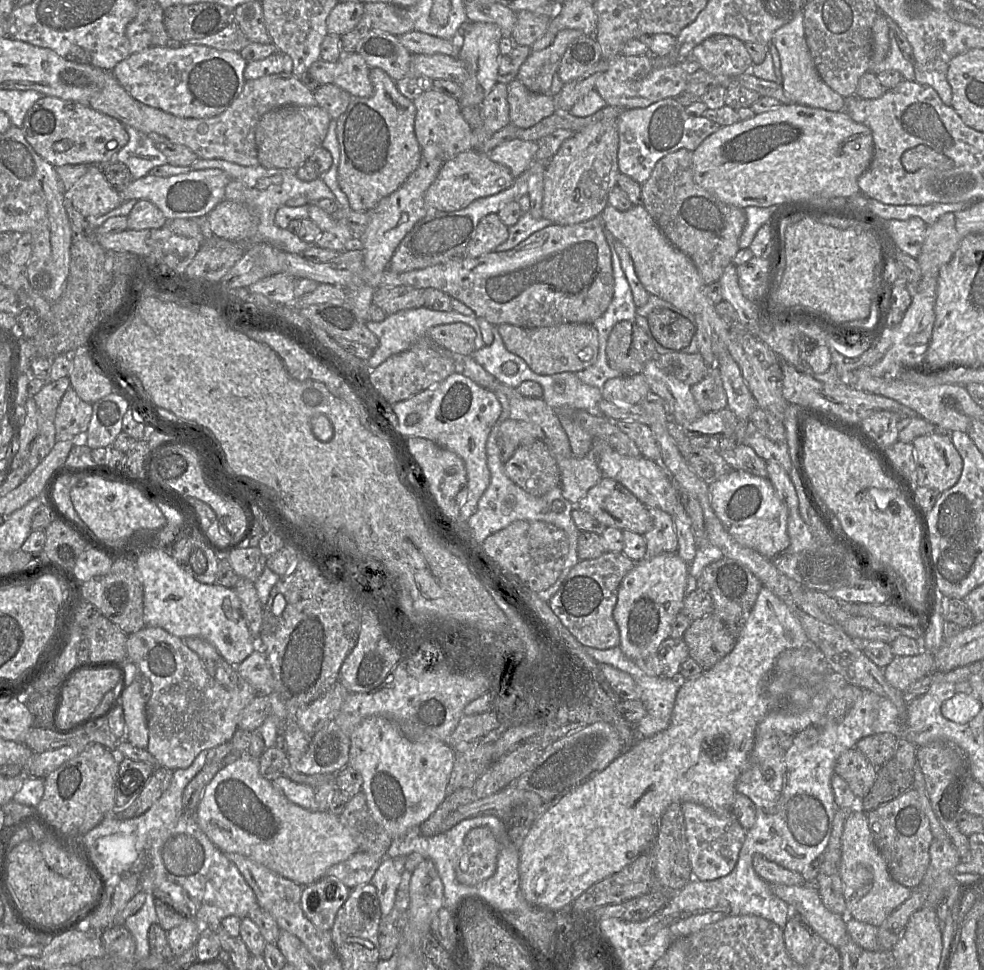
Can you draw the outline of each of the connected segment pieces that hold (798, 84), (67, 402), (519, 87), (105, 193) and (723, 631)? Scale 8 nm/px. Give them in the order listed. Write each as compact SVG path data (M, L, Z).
M800 11L787 24L777 29L772 37L773 44L779 54L782 88L792 104L800 104L812 108L839 112L844 109L844 97L832 90L820 77L806 43L803 11Z
M70 386L56 412L56 442L81 438L88 429L91 417L92 404L83 401Z
M518 79L507 84L510 124L527 129L556 111L555 98L550 93L533 93Z
M89 165L88 171L67 192L67 200L85 219L104 215L125 201L97 165Z
M713 612L691 622L685 631L685 641L689 656L703 670L708 670L729 654L736 639L730 634L724 623Z

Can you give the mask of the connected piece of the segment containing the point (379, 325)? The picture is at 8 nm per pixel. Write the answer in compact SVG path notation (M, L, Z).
M420 307L409 310L402 310L395 314L387 316L387 318L382 322L367 321L367 328L375 334L379 339L379 346L372 357L367 361L370 369L375 369L381 365L390 356L404 352L410 349L419 340L426 337L429 329L437 325L451 324L456 322L462 322L471 326L476 331L475 338L475 350L481 349L485 346L482 338L481 329L476 321L476 318L472 318L463 315L454 310L452 311L435 311L427 307Z

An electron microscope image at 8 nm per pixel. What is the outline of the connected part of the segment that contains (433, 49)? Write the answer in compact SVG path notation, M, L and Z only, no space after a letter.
M412 30L399 37L402 45L413 54L446 54L451 57L458 57L460 43L456 36L451 39L443 39L423 32Z

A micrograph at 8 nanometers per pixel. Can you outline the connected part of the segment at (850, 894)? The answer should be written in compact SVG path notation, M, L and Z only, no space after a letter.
M857 804L848 811L842 834L840 874L844 884L847 917L881 926L888 916L911 895L912 889L895 881L877 848L868 823L868 814Z

